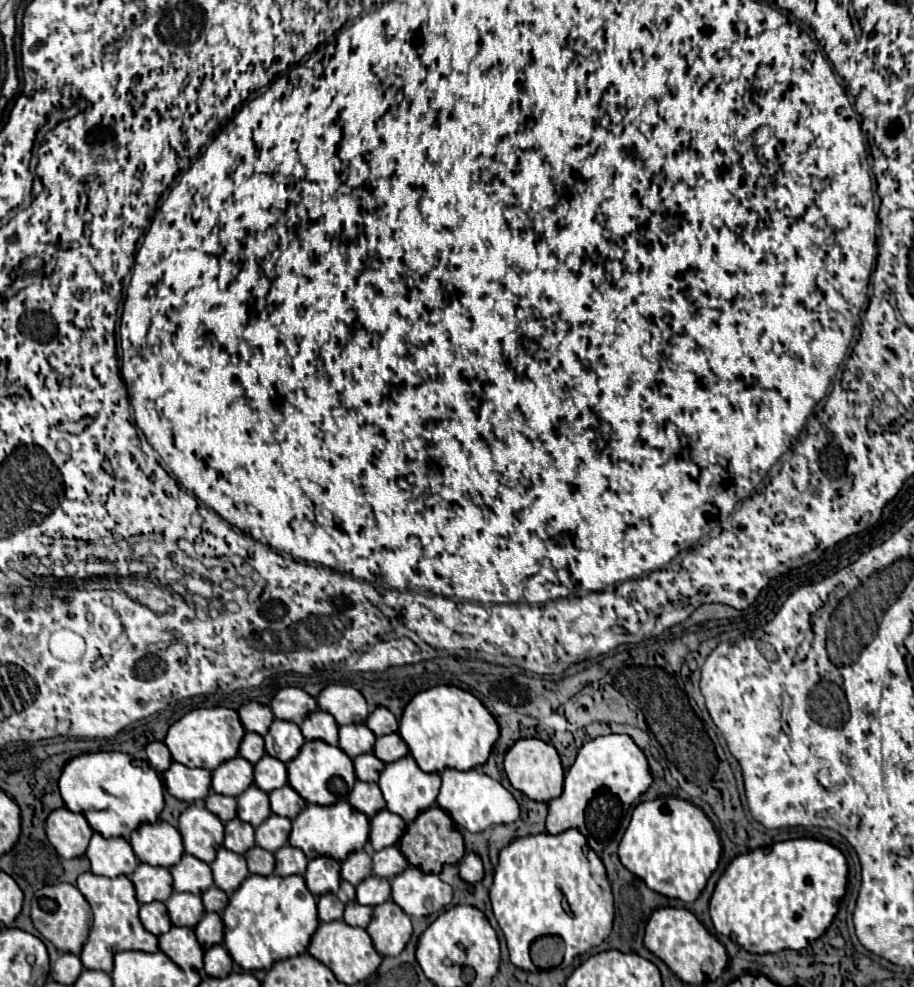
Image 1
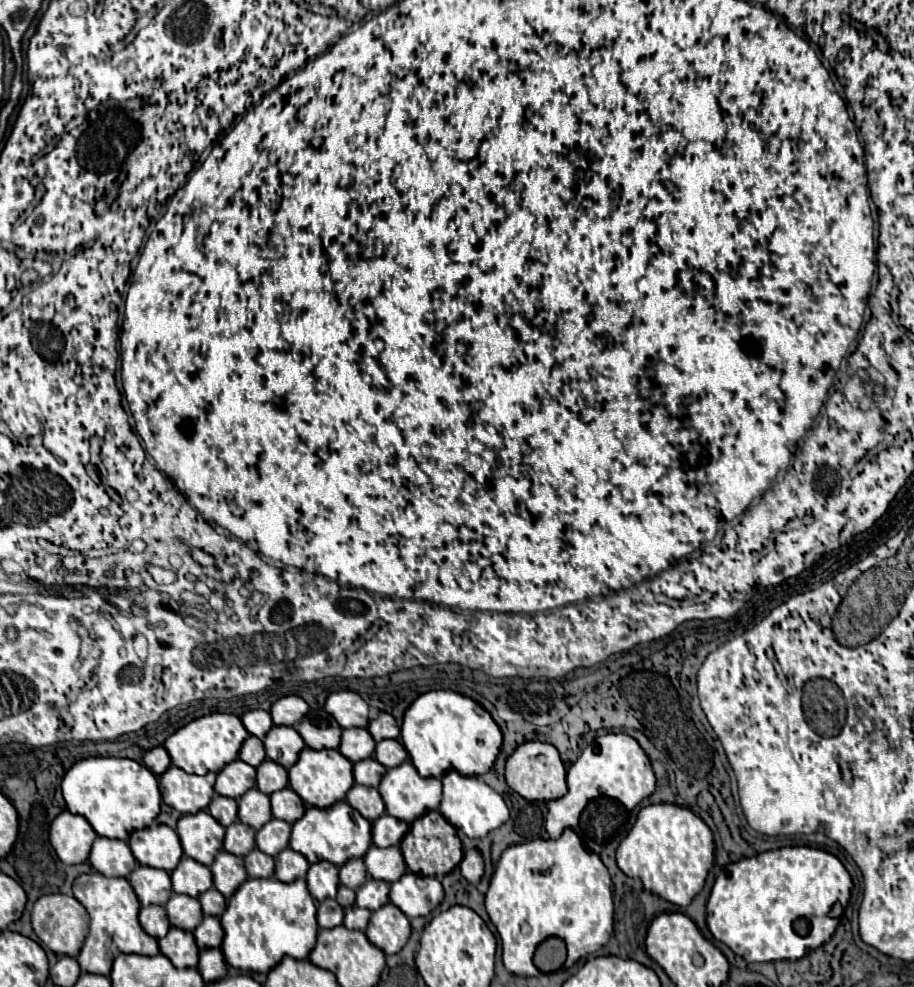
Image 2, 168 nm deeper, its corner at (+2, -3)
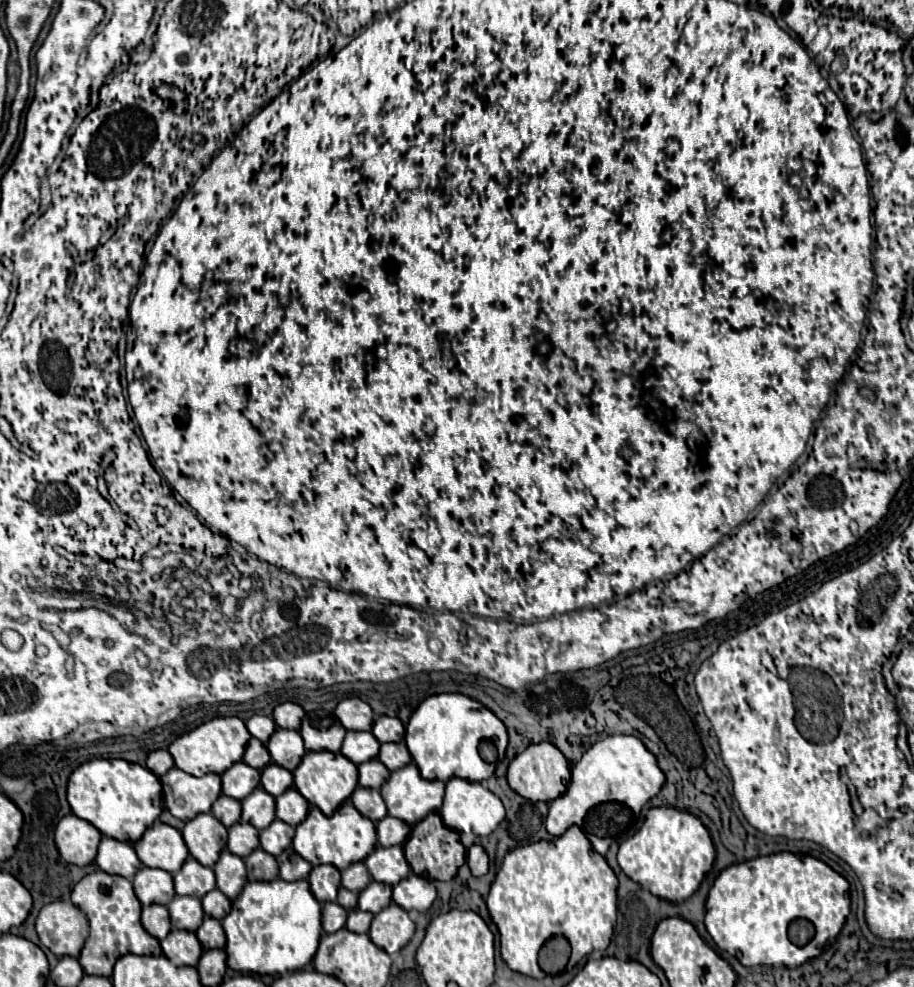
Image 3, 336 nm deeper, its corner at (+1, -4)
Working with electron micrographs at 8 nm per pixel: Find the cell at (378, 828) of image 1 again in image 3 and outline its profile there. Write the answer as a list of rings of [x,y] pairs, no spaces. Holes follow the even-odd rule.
[[[386,815],[382,821],[376,823],[376,833],[378,833],[378,843],[382,847],[404,845],[404,841],[410,835],[410,825],[404,823],[402,819]]]

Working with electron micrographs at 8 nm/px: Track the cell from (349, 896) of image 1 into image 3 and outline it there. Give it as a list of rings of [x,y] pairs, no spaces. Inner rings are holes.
[[[340,887],[338,889],[338,903],[344,907],[344,909],[354,909],[356,905],[358,905],[358,895],[356,893],[352,893],[352,891],[348,891],[348,889],[344,889],[344,887]]]

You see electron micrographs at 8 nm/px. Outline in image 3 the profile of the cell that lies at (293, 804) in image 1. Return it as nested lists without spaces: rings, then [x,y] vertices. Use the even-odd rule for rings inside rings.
[[[294,787],[276,797],[276,817],[292,827],[296,827],[298,823],[302,823],[302,819],[306,819],[308,807],[310,805],[306,803],[306,799],[302,799],[302,795],[294,791]]]

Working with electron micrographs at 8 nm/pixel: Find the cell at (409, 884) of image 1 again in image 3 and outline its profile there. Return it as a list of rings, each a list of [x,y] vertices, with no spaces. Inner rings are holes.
[[[410,873],[398,885],[394,885],[394,903],[406,911],[428,911],[436,899],[436,887],[432,881]]]

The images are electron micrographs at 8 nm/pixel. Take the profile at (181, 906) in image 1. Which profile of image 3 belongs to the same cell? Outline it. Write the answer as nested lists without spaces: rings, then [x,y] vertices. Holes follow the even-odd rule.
[[[176,895],[168,905],[172,925],[176,929],[186,929],[186,931],[196,931],[202,925],[204,911],[200,899],[190,899],[190,897],[180,897]]]

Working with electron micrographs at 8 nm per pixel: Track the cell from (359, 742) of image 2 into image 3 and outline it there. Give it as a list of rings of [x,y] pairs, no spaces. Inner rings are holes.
[[[348,731],[340,753],[348,757],[352,763],[360,765],[370,759],[376,759],[378,749],[380,749],[380,743],[378,739],[374,739],[370,731]]]

